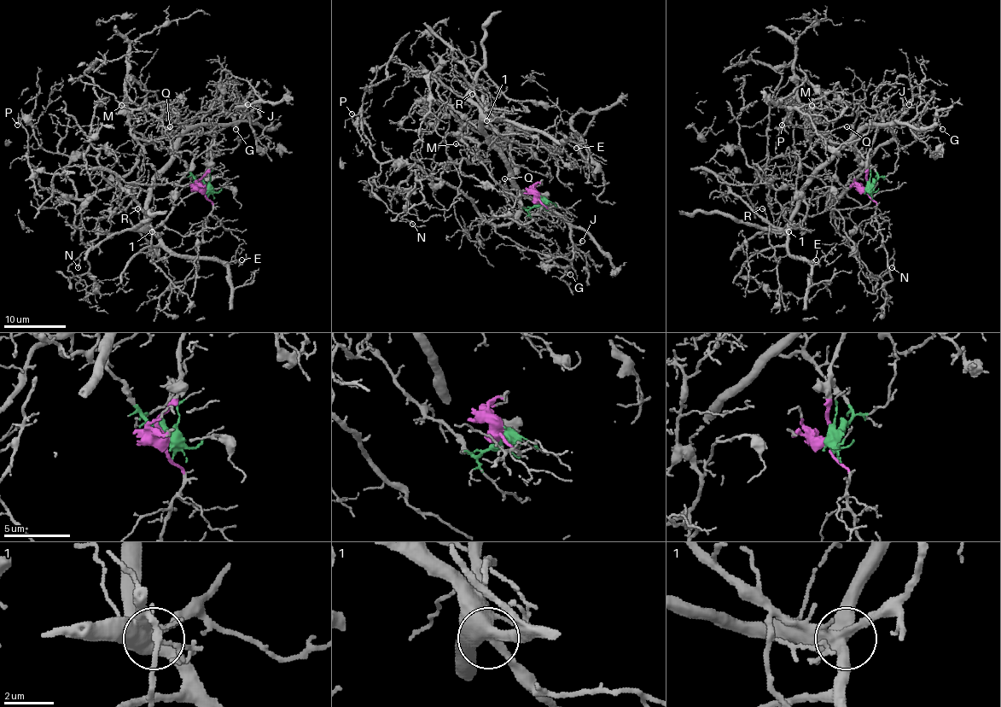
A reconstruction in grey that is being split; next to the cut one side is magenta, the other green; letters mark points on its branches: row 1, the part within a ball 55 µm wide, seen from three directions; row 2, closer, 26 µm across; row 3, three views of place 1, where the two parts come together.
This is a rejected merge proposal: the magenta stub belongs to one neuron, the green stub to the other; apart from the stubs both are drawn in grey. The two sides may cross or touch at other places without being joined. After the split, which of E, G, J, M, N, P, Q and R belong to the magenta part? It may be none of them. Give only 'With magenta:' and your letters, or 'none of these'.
With magenta: E, G, J, N, P

